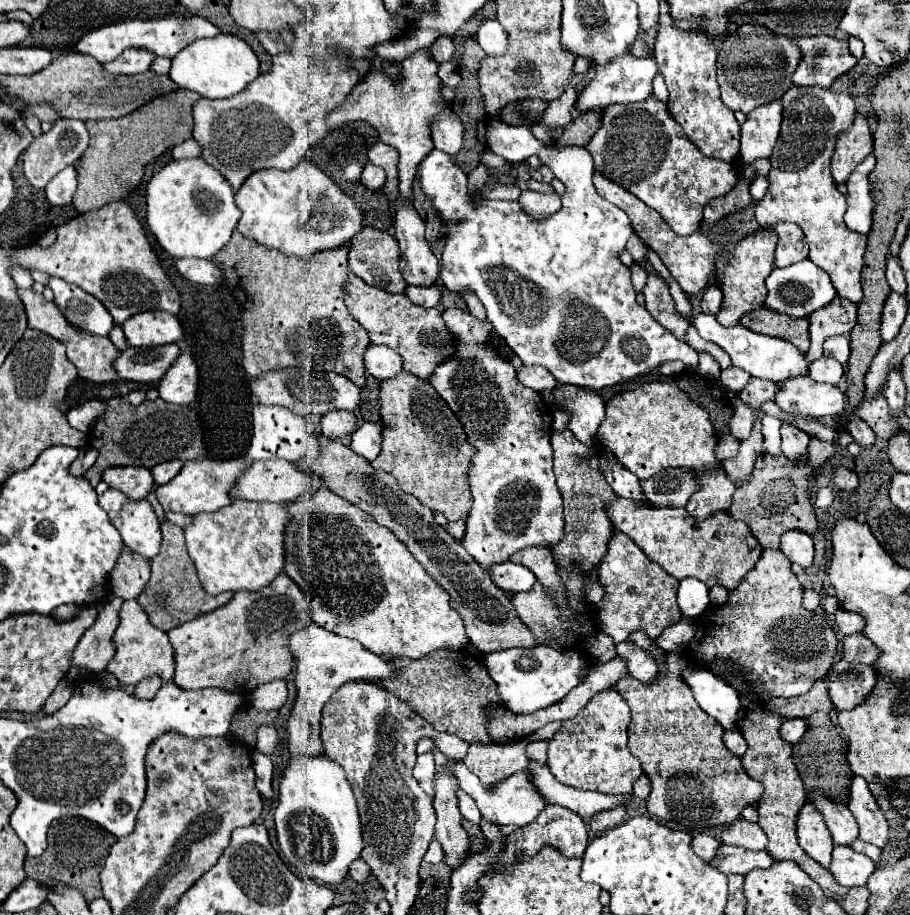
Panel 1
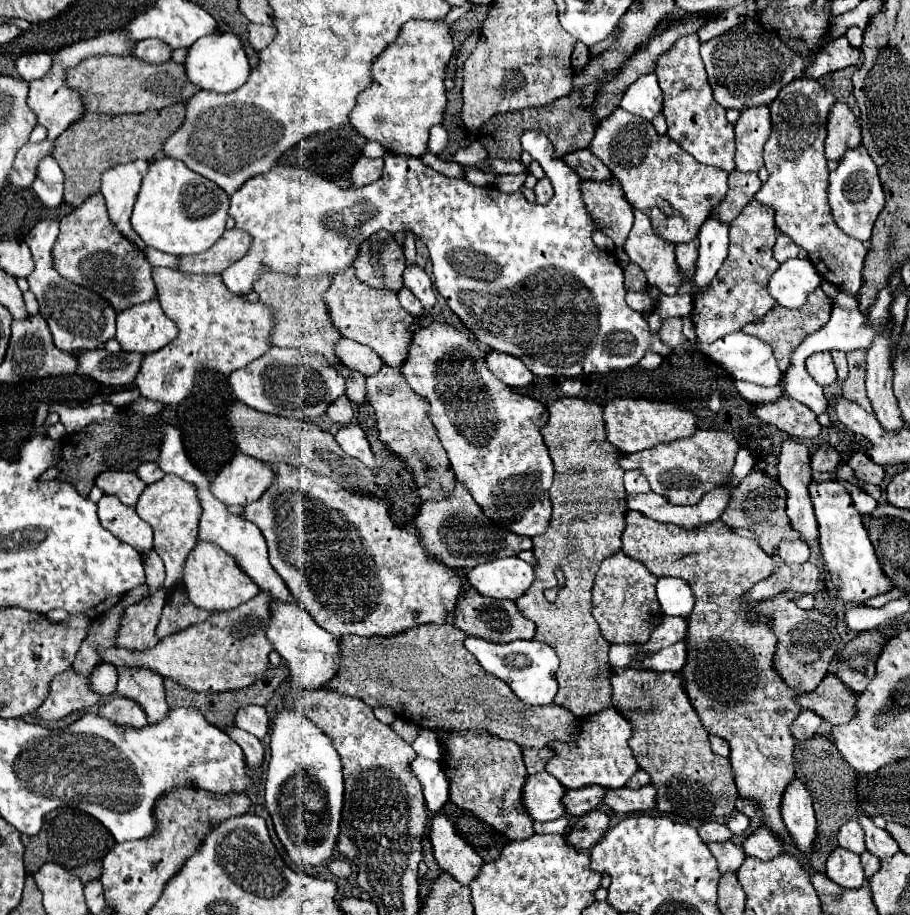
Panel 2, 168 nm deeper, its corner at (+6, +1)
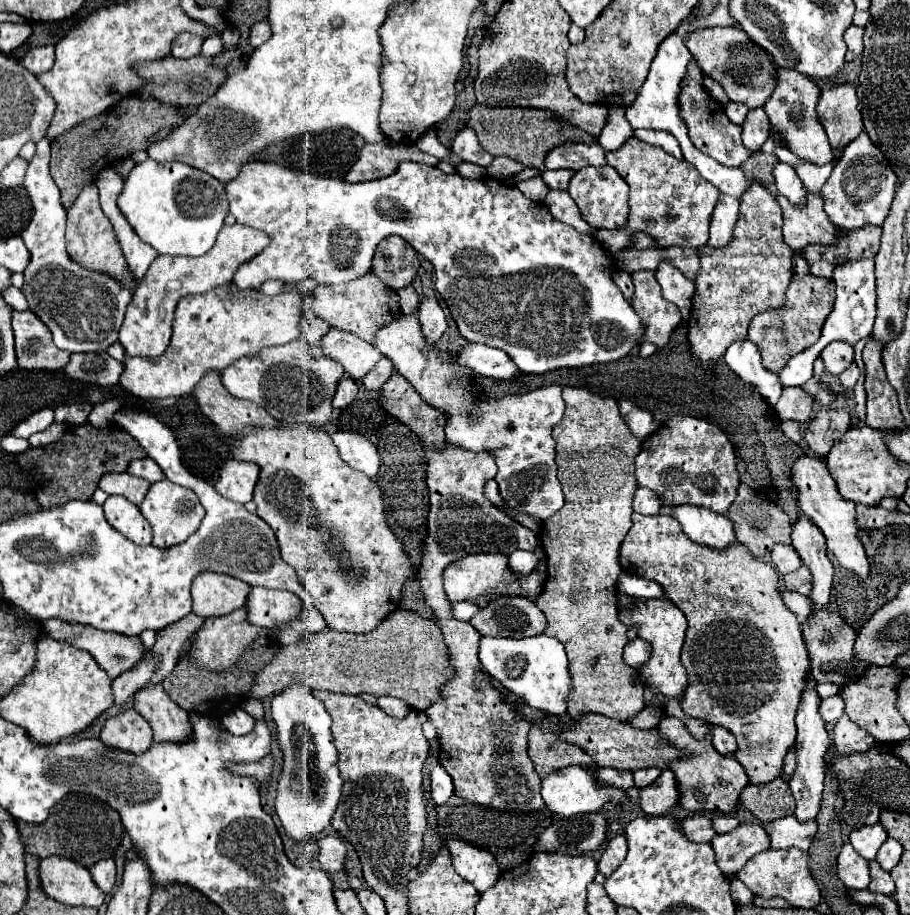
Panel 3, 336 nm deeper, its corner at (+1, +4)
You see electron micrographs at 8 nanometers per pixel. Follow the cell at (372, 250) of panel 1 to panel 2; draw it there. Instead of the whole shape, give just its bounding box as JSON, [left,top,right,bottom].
[352,232,406,292]

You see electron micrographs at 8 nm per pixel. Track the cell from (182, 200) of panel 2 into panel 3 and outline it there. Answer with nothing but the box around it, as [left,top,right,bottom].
[117,159,227,255]

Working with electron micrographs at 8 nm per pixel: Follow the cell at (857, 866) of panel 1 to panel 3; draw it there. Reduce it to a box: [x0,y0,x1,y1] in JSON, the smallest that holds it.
[837,843,869,891]

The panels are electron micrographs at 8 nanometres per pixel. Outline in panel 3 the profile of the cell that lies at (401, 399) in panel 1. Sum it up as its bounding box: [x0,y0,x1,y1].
[361,357,393,391]

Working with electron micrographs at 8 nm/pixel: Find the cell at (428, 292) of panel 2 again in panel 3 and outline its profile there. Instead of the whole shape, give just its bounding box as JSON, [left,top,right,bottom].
[419,299,447,347]

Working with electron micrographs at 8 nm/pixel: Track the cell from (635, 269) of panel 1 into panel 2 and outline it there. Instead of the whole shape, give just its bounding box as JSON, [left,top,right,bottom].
[582,178,634,269]

